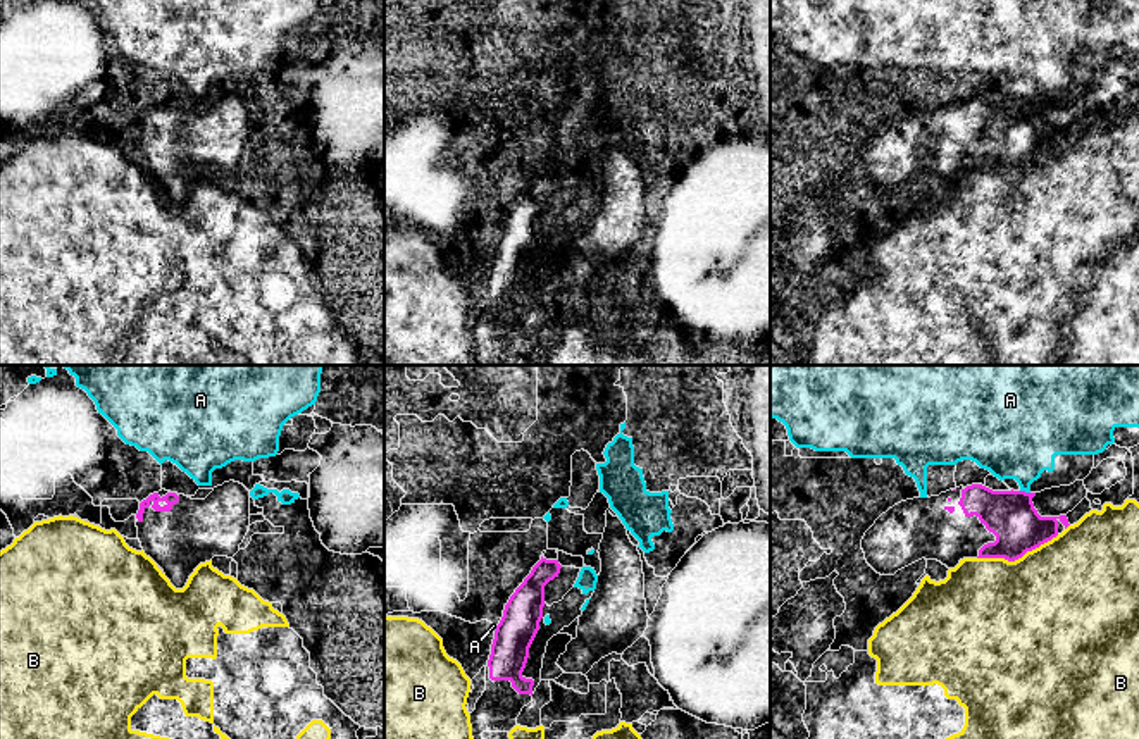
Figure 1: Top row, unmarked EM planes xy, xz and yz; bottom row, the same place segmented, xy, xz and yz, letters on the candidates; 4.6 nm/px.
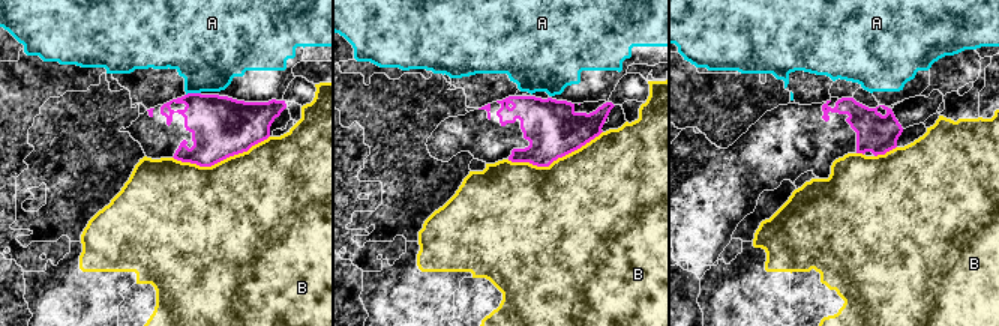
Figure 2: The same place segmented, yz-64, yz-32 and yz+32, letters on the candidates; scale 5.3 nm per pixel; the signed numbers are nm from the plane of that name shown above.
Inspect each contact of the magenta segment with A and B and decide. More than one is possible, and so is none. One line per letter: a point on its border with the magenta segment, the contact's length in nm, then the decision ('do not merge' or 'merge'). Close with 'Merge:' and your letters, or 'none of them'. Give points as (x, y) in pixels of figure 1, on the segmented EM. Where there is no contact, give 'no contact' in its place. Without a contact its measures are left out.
A: contact yz (1024, 491); length 50 nm; do not merge
B: contact yz (1017, 558); length 400 nm; do not merge
Merge: none of them

